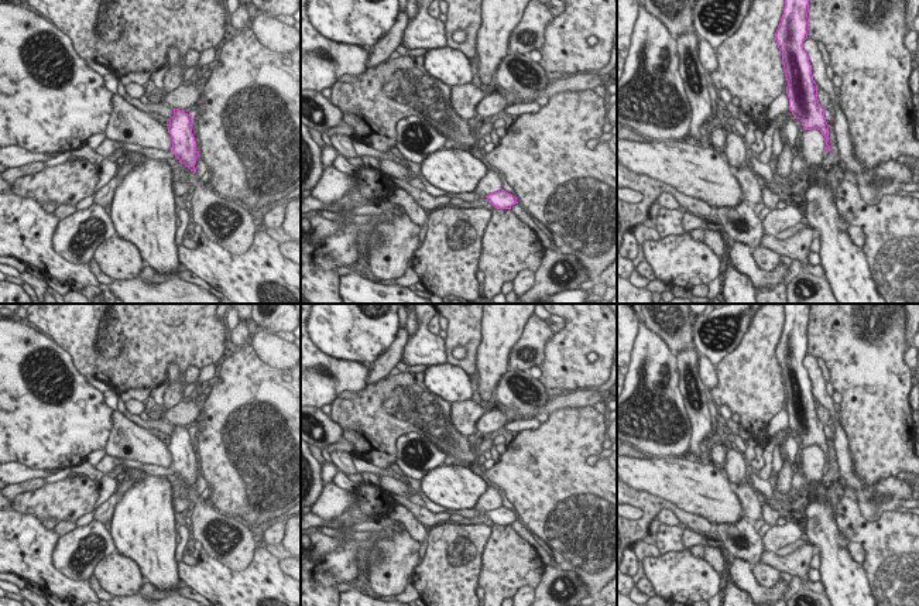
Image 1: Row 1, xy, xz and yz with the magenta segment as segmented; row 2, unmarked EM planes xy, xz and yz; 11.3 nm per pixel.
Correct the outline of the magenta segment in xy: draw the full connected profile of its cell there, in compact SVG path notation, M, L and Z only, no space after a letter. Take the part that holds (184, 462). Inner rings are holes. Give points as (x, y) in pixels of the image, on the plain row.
M172 425L174 432L169 436L168 449L172 455L172 463L169 468L162 468L158 465L141 463L133 459L123 459L113 469L114 477L121 477L127 469L138 469L145 472L150 476L165 476L172 477L174 473L179 476L181 480L188 483L191 487L196 489L195 480L196 475L200 473L196 466L196 458L192 451L192 431L188 431L185 427Z

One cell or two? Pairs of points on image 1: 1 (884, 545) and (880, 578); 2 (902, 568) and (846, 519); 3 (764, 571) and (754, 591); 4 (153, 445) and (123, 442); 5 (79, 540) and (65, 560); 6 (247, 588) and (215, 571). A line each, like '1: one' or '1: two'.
1: one
2: one
3: two
4: one
5: one
6: one

